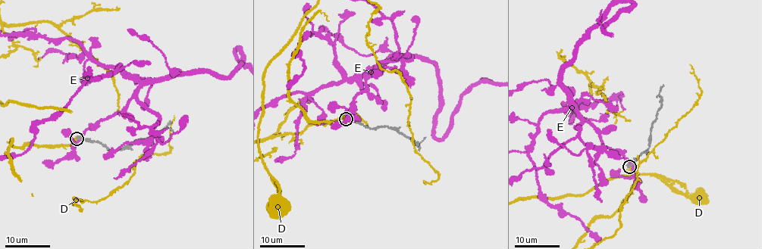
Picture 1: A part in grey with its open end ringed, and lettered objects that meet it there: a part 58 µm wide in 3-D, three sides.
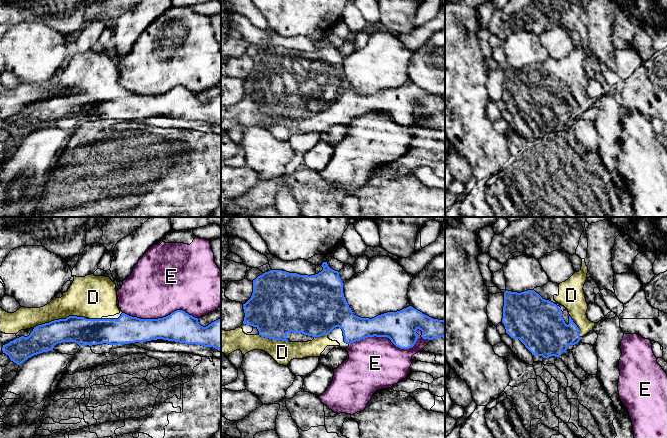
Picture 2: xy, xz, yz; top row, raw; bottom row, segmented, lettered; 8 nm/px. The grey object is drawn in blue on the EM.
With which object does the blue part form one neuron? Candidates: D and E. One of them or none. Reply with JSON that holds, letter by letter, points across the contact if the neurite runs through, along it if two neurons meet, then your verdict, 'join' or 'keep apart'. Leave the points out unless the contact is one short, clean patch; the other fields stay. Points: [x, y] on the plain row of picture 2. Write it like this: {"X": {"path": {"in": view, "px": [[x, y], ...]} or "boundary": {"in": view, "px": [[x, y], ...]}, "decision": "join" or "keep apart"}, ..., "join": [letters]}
{"D": {"decision": "join"}, "E": {"decision": "keep apart"}, "join": ["D"]}

